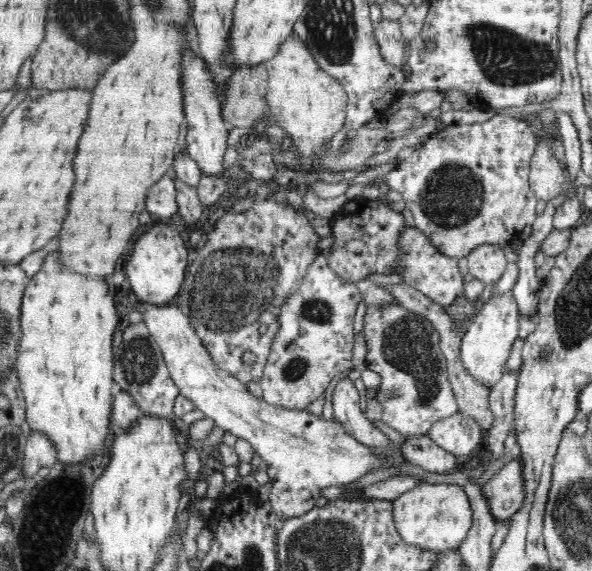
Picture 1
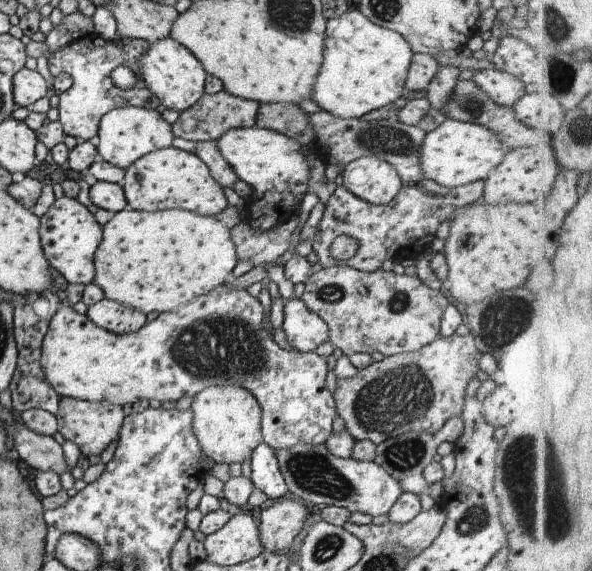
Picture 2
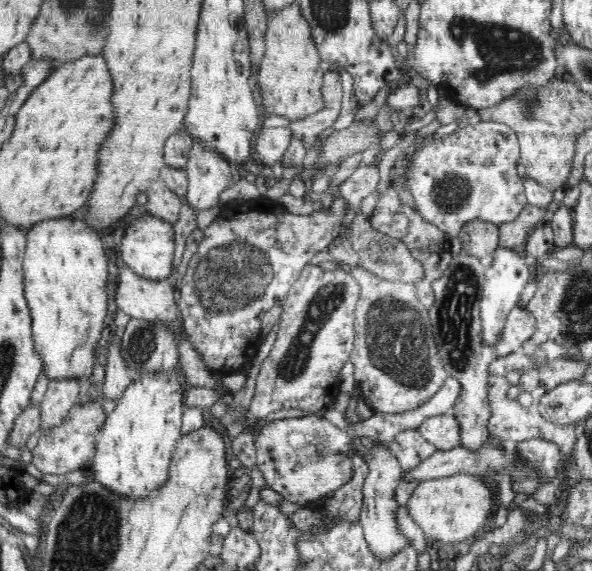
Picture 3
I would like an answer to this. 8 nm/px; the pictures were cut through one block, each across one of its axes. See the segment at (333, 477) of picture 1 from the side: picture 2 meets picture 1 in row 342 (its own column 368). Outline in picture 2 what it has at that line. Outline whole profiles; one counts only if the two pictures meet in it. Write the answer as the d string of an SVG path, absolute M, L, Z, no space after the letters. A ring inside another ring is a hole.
M373 155L350 162L342 170L339 183L357 198L376 205L388 204L402 188L394 166Z

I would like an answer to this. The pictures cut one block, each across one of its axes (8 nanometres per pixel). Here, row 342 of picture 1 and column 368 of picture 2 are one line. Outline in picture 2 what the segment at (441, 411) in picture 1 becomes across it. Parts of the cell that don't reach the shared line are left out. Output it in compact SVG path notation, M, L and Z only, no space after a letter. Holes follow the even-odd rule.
M455 333L448 337L439 336L417 352L385 356L381 362L373 362L368 368L359 370L354 378L337 382L334 394L337 414L346 423L346 430L354 440L368 440L374 445L411 431L434 434L450 418L463 413L468 382L481 370L478 363L483 354L478 351L470 333L467 336Z

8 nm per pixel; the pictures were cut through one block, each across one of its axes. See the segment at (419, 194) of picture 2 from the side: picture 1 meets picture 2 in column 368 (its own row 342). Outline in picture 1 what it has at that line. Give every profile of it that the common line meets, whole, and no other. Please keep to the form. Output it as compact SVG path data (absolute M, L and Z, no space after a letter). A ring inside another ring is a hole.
M258 198L250 209L241 213L225 213L213 221L207 236L206 243L192 259L193 263L187 266L183 286L173 302L188 316L206 351L221 370L226 370L245 386L252 381L260 382L272 343L262 342L262 334L254 328L258 322L254 320L278 316L284 301L298 290L308 266L320 254L316 251L320 238L303 214L287 207L286 201L279 203L273 198ZM244 352L254 353L258 358L251 364L245 364L242 360Z

